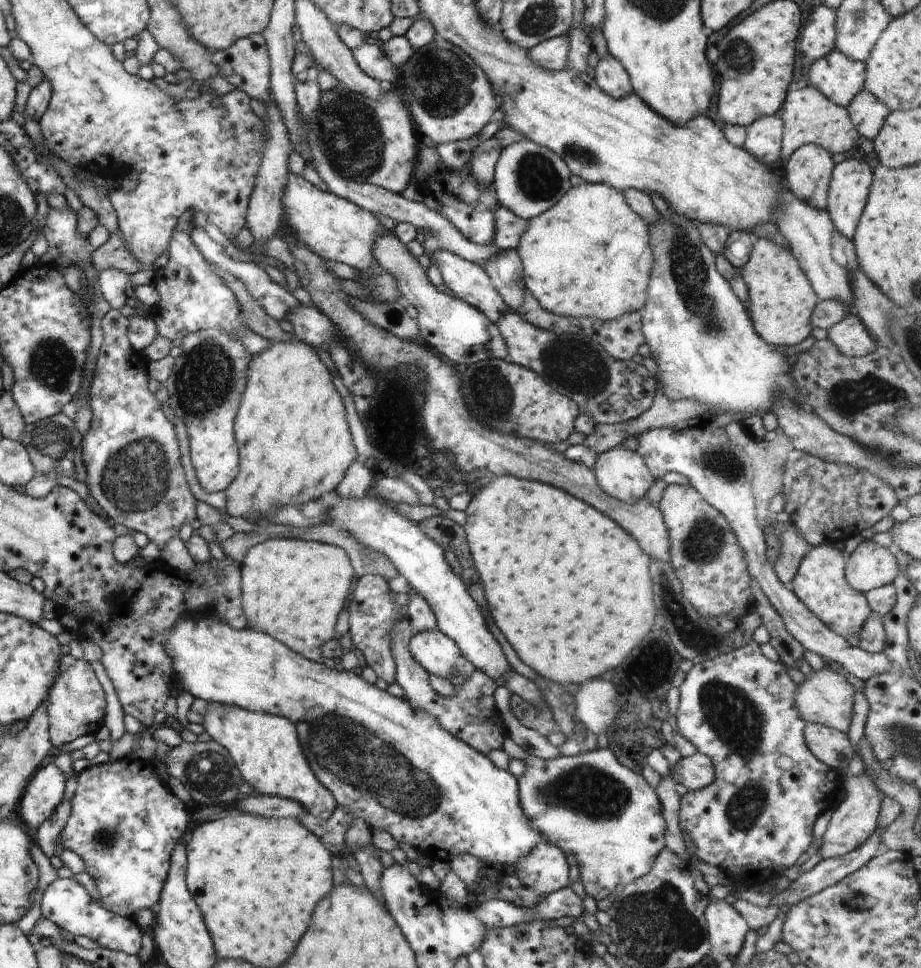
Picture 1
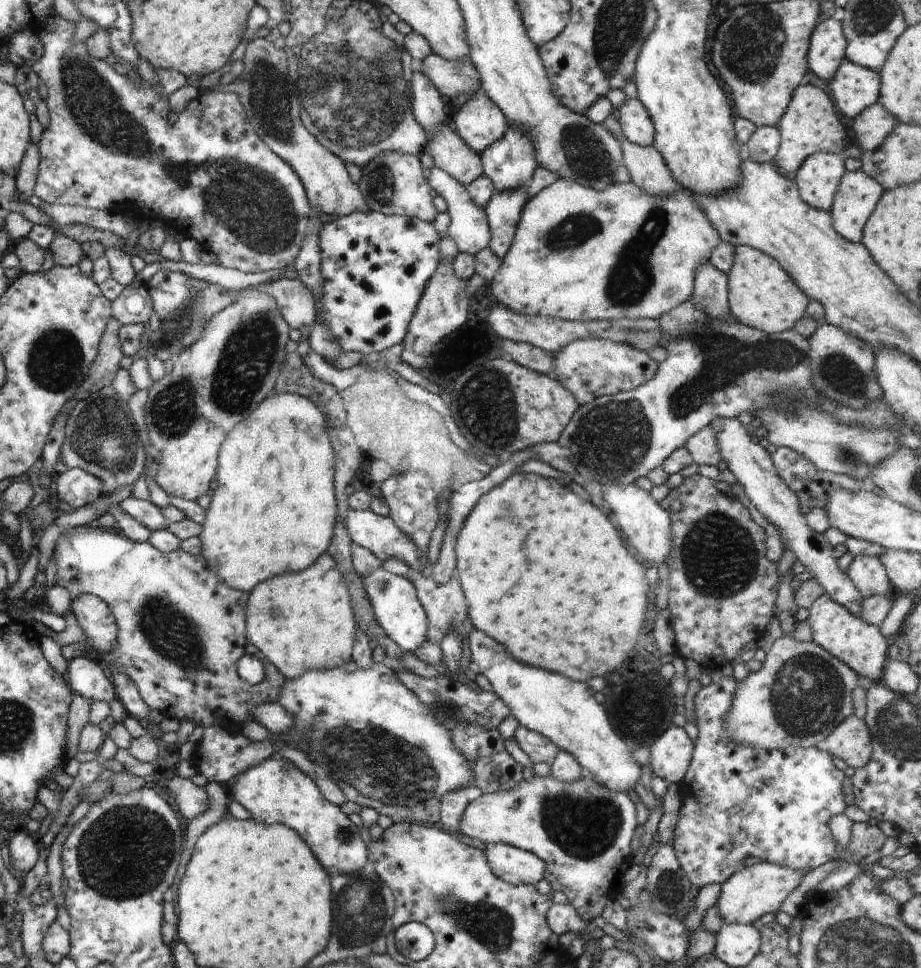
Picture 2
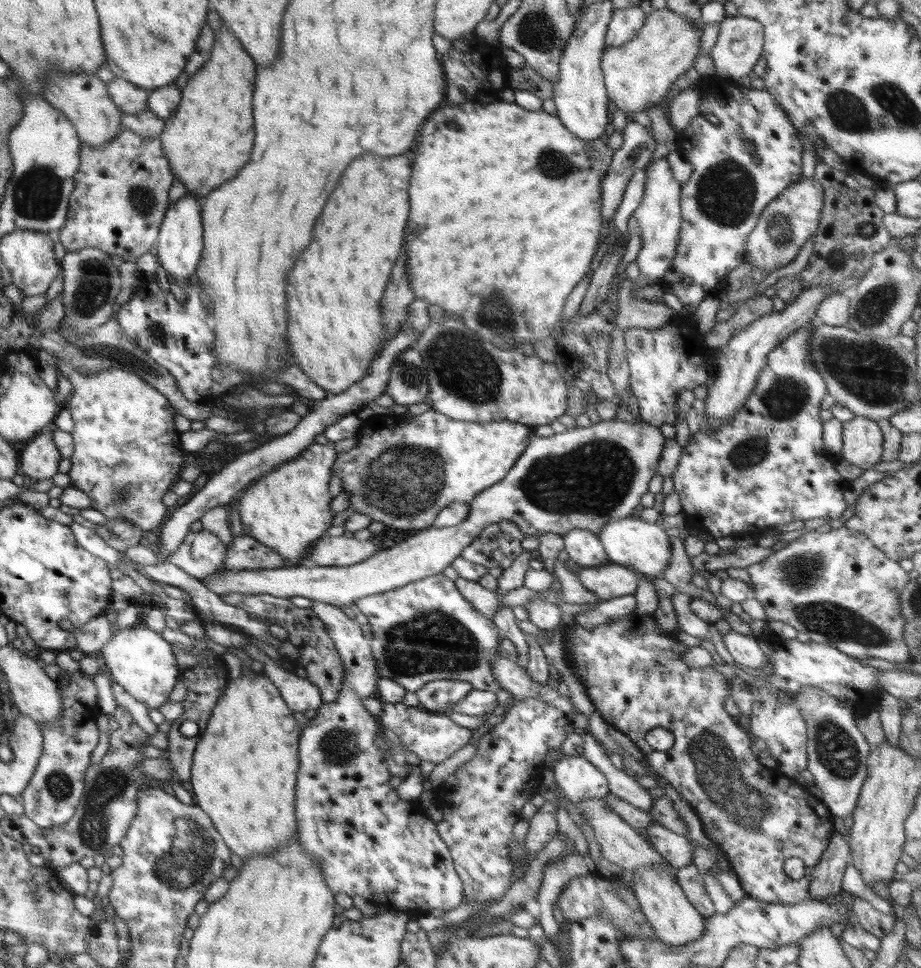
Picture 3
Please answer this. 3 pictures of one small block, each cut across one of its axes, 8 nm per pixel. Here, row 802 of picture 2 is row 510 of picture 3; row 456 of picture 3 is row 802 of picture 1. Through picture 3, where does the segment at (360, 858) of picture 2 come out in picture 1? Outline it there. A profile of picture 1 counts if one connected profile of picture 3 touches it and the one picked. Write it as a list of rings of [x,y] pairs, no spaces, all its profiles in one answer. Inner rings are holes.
[[[208,703],[208,712],[203,714],[202,723],[205,731],[212,740],[221,744],[232,757],[234,764],[239,768],[241,777],[246,780],[255,793],[260,795],[279,796],[299,803],[303,810],[322,821],[328,820],[338,806],[335,798],[326,790],[316,778],[310,768],[304,753],[302,752],[296,727],[287,718],[276,716],[264,711],[254,712],[244,710],[236,705],[225,705],[220,703]]]

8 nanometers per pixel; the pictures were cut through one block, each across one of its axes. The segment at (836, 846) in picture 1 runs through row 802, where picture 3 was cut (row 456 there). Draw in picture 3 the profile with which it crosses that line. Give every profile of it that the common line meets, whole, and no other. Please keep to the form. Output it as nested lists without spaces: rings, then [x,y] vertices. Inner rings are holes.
[[[855,416],[852,421],[843,426],[843,446],[840,458],[861,467],[862,470],[870,470],[881,462],[884,437],[876,421]]]

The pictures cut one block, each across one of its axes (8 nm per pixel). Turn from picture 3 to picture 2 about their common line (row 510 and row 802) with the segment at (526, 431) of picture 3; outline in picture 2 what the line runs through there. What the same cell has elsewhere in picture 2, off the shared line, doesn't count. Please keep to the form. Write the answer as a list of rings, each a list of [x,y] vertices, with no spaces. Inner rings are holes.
[[[375,663],[367,669],[356,670],[356,672],[345,672],[343,667],[334,667],[333,669],[324,669],[317,671],[312,669],[305,672],[299,679],[291,681],[286,680],[281,694],[274,697],[275,701],[294,717],[295,727],[286,737],[274,735],[286,745],[294,748],[297,744],[299,734],[305,729],[311,728],[311,739],[309,742],[309,754],[311,752],[312,760],[321,772],[327,774],[338,788],[344,793],[346,800],[356,802],[358,806],[373,808],[378,814],[386,814],[393,818],[394,823],[409,822],[420,823],[421,825],[437,826],[439,824],[439,804],[443,794],[449,793],[458,787],[473,786],[471,767],[467,764],[465,758],[456,750],[452,744],[451,731],[437,722],[436,716],[429,714],[425,704],[394,674],[394,671],[386,663]]]

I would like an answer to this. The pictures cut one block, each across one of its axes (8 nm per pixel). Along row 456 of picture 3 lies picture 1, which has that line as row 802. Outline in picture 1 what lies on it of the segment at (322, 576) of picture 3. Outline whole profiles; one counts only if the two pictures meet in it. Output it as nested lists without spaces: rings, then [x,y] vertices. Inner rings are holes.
[[[608,747],[552,759],[529,755],[524,761],[526,771],[517,777],[523,813],[541,836],[546,836],[546,843],[557,846],[564,853],[574,854],[580,871],[579,882],[587,897],[602,900],[618,884],[628,886],[652,868],[656,855],[666,848],[666,823],[660,799],[642,774],[622,765]]]

